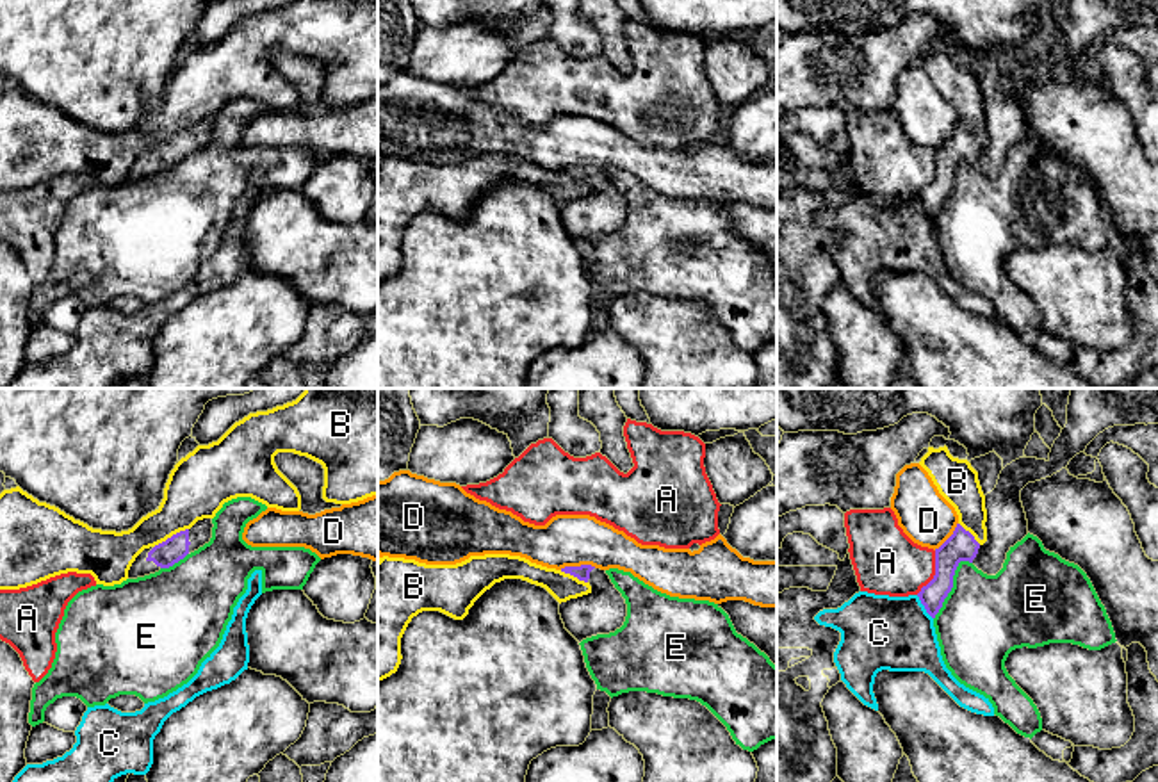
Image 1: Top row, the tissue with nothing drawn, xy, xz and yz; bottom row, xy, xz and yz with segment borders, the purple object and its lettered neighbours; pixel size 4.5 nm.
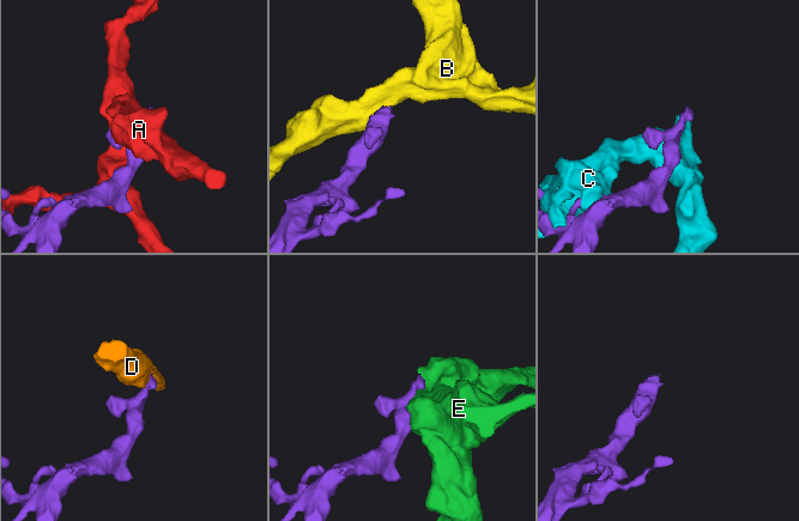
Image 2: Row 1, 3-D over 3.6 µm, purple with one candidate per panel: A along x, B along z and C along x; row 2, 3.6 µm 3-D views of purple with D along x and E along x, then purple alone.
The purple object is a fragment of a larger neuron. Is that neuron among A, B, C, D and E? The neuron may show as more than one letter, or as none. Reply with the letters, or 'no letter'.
no letter

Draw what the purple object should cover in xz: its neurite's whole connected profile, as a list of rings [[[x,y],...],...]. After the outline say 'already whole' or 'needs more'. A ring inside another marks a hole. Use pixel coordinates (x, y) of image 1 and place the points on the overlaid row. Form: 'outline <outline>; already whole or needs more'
outline [[[591,565],[565,566],[561,572],[577,577],[591,586],[588,595],[559,604],[565,629],[581,643],[597,634],[609,634],[620,629],[627,616],[627,604],[615,588],[606,570]]]; needs more

